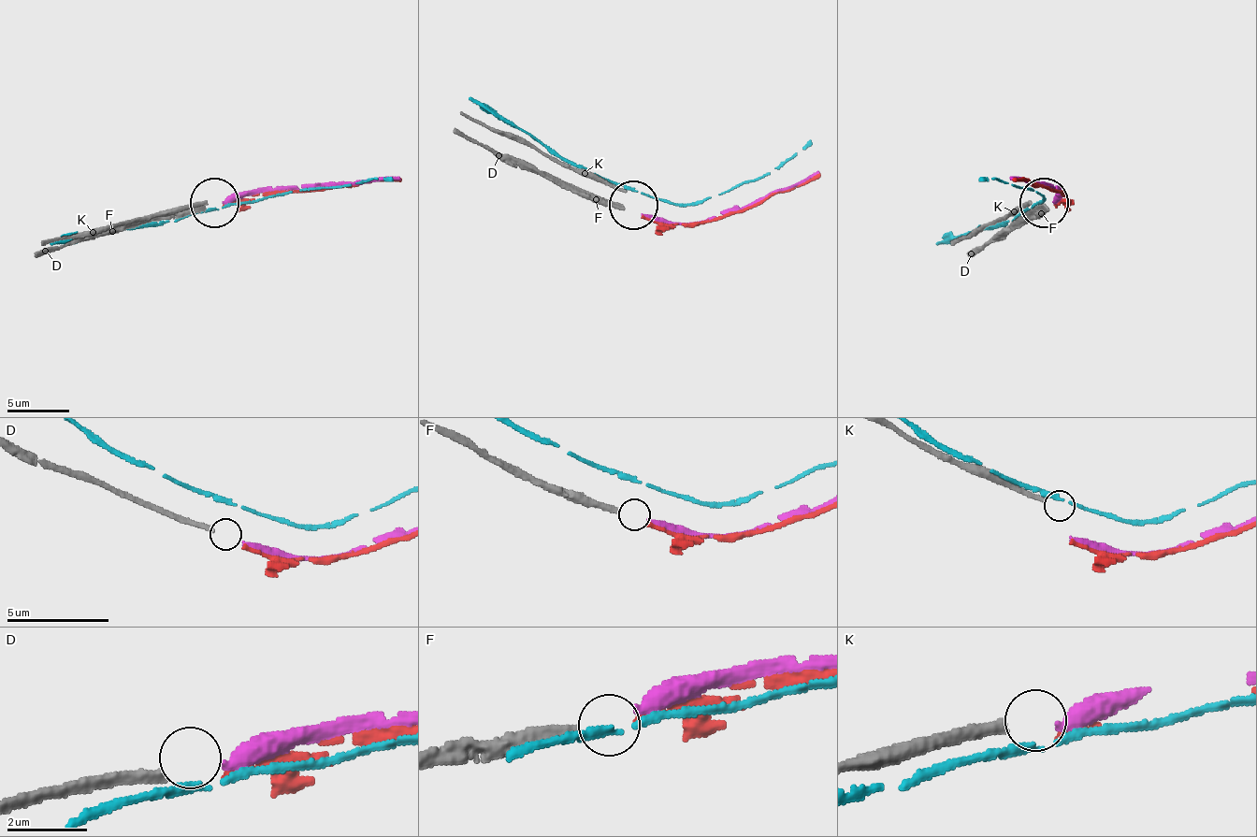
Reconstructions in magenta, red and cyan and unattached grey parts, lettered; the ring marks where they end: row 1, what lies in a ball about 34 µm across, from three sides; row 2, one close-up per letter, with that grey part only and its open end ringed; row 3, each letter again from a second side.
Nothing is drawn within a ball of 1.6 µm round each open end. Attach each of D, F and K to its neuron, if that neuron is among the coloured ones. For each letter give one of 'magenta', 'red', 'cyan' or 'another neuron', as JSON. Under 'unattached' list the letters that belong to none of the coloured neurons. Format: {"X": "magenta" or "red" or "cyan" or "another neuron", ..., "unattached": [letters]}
{"D": "magenta", "F": "red", "K": "another neuron", "unattached": ["K"]}

